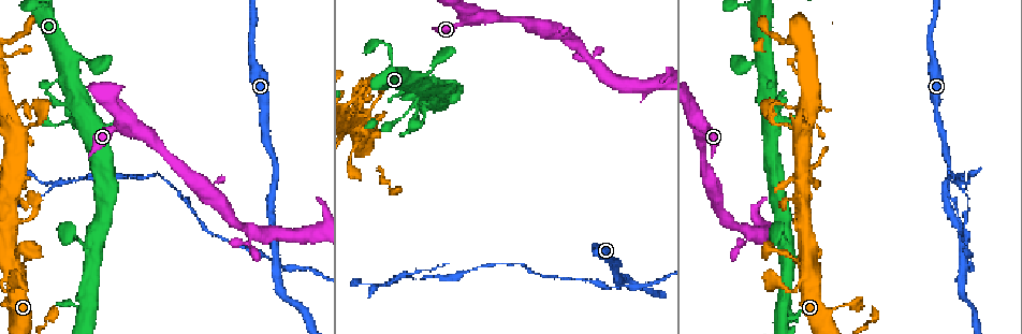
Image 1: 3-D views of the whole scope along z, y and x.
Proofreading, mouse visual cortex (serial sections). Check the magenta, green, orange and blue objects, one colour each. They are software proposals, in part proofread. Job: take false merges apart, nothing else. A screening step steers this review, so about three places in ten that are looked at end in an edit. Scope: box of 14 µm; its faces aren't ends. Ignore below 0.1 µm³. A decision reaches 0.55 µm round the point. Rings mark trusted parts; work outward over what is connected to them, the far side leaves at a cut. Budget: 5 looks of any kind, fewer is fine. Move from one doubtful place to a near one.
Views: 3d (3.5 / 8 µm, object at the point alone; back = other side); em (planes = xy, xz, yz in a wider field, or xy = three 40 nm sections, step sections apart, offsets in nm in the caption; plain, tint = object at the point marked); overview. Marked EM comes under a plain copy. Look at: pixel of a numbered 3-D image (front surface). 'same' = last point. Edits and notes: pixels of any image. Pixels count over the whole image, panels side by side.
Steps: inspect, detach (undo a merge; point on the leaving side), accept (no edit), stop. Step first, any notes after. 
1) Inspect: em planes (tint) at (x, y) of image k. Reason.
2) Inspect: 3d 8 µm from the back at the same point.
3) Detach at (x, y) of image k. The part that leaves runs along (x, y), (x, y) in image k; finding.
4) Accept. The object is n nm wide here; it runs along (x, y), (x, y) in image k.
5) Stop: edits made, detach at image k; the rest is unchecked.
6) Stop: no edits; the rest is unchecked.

Inspect: 3d 3.5 µm at (785, 120) of image 1. A narrow waist.

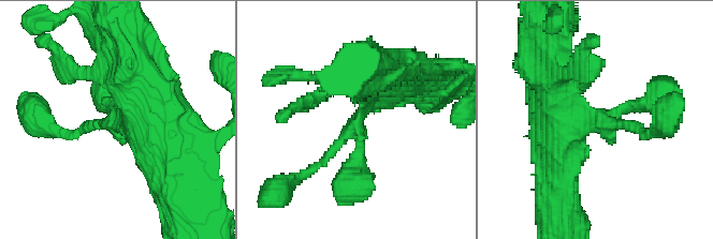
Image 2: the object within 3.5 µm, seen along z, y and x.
Inspect: em xy step 3 (tint) at (602, 120) of image 2. 3 arms meet here; the arms are 150, 250, 450 nm wide.

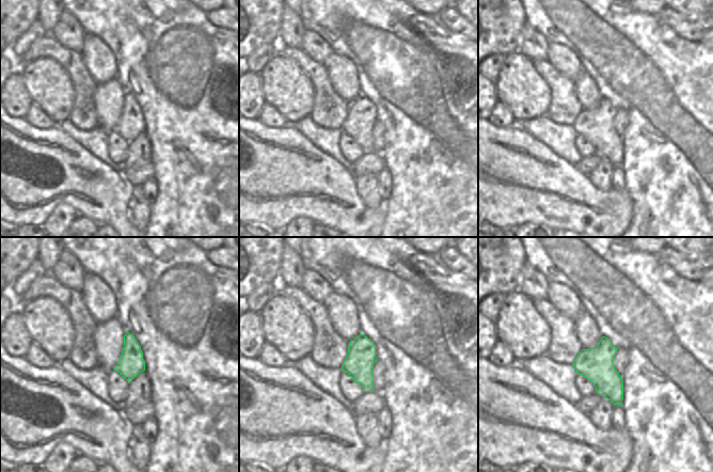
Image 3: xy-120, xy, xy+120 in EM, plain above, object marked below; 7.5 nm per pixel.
Accept. Continuous, no second cell.

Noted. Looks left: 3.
Inspect: 3d 3.5 µm at (280, 263) of image 1. Four arms meet.

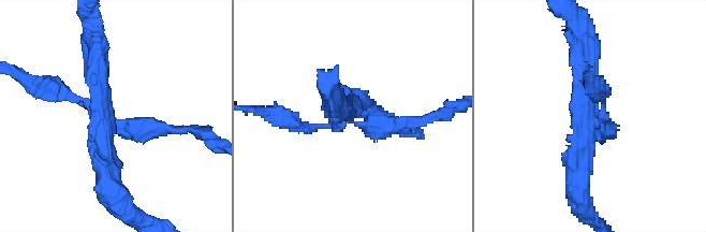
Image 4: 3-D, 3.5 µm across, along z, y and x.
Detach at (65, 95) of image 4. The arms are 150, 250, 250, 350 nm wide; the part that leaves runs along (342, 122), (303, 128), (263, 111) in image 4; two cells meet here.

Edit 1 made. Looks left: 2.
Stop: edits made, detach at image 4; the rest is unchecked.

